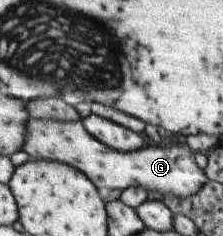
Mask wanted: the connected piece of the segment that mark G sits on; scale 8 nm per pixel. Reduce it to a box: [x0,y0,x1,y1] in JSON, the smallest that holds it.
[21,117,207,198]

